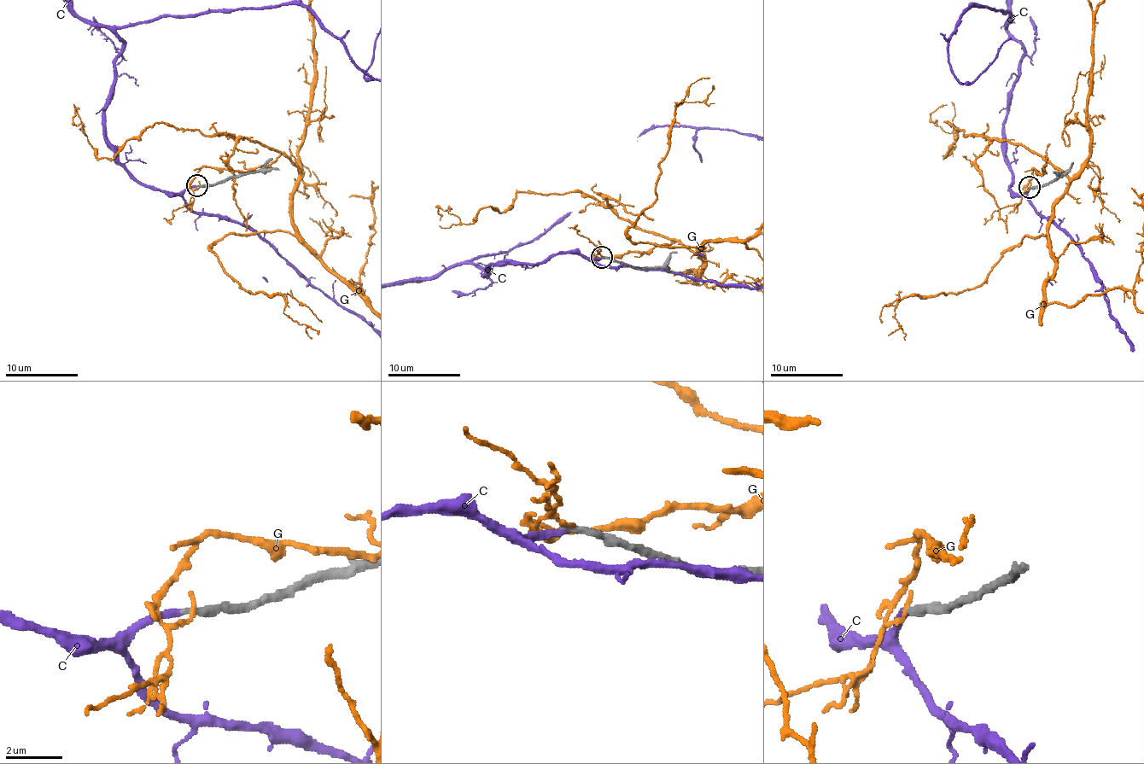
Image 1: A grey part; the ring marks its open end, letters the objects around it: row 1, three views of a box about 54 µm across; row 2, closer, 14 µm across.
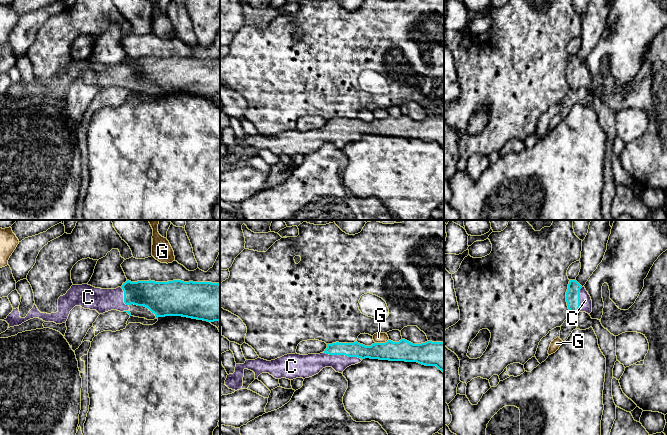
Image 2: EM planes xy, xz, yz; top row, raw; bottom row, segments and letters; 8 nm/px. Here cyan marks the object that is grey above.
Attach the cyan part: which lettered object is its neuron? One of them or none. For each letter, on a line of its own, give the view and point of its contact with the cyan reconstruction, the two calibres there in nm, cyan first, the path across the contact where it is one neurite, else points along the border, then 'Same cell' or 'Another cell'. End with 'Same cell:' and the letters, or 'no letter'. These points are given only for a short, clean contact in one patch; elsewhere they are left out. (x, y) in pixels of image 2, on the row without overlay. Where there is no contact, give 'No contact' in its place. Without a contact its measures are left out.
C: Touches cyan at xz (342, 130). Thickness 120 nm (cyan) against 160 nm. Path across: xz (355, 125), (349, 130), (342, 130), (313, 139). Same cell
G: Touches cyan at xz (381, 119). Thickness 160 nm (cyan) against 80 nm. Boundary: xz (388, 115), (382, 119), (375, 119). Another cell
Same cell: C

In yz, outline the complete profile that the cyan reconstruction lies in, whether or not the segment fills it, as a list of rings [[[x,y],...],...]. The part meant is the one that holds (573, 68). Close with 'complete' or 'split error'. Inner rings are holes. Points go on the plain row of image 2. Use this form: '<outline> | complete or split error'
[[[570,56],[566,68],[566,78],[571,90],[579,88],[592,88],[592,76],[585,63],[581,62],[576,56]]] | split error

